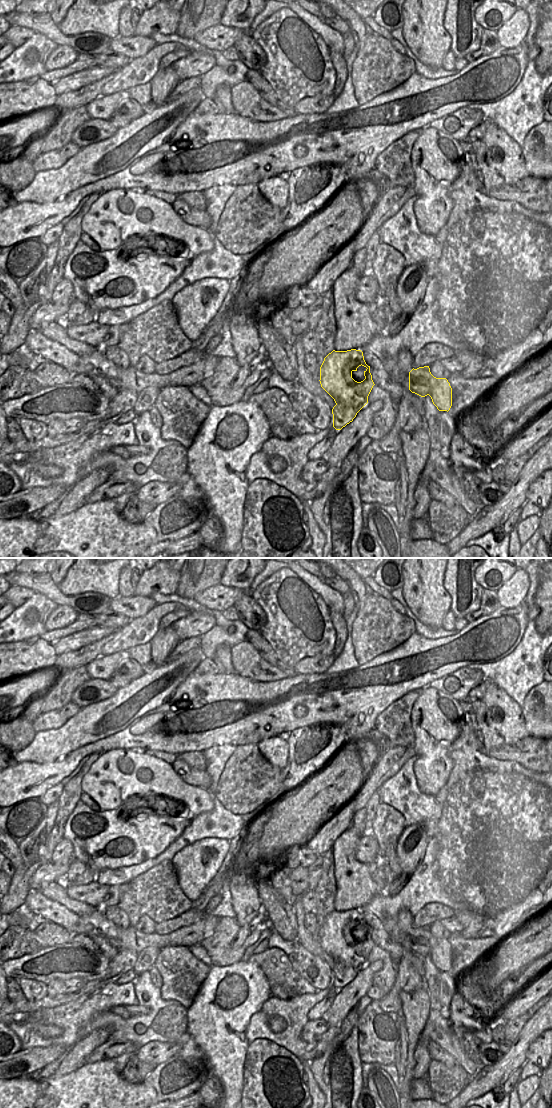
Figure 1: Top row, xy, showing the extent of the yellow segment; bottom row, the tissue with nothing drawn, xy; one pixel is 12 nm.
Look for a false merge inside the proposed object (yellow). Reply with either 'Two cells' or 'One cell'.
One cell

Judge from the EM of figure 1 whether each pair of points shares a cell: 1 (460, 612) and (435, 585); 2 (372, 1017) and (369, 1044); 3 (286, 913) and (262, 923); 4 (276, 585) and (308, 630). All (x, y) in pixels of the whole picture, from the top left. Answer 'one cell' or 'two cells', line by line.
1: two cells
2: one cell
3: two cells
4: one cell

